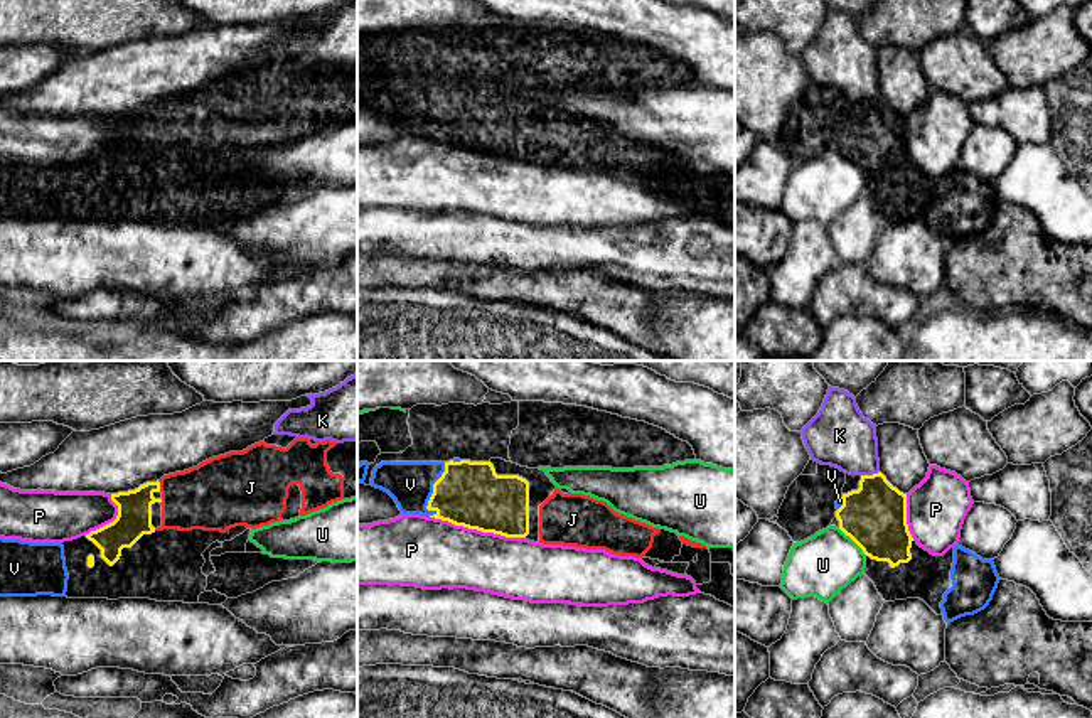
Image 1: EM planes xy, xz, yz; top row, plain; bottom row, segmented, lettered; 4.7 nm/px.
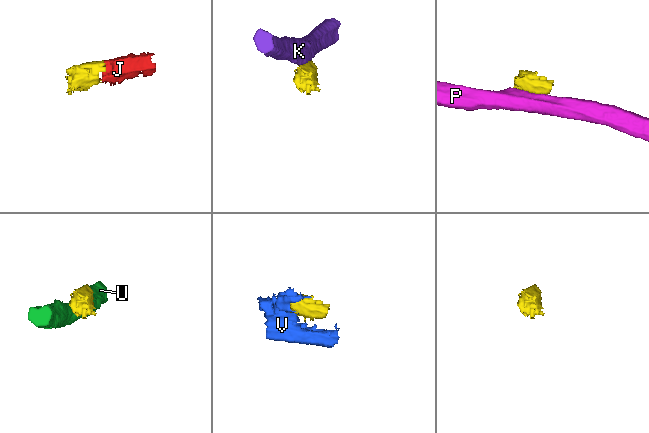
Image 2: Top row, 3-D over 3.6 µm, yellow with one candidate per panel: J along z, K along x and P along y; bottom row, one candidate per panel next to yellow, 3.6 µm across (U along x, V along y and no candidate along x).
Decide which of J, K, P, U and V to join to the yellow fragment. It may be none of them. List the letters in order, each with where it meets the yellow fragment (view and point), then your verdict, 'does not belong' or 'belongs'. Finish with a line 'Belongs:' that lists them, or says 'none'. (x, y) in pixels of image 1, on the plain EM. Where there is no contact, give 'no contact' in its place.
J: meets yellow in xy at (159, 108); belongs
K: meets yellow in yz at (870, 98); does not belong
P: meets yellow in xz at (474, 150); does not belong
U: meets yellow in yz at (853, 162); does not belong
V: meets yellow in xz at (433, 113); does not belong
Belongs: J

